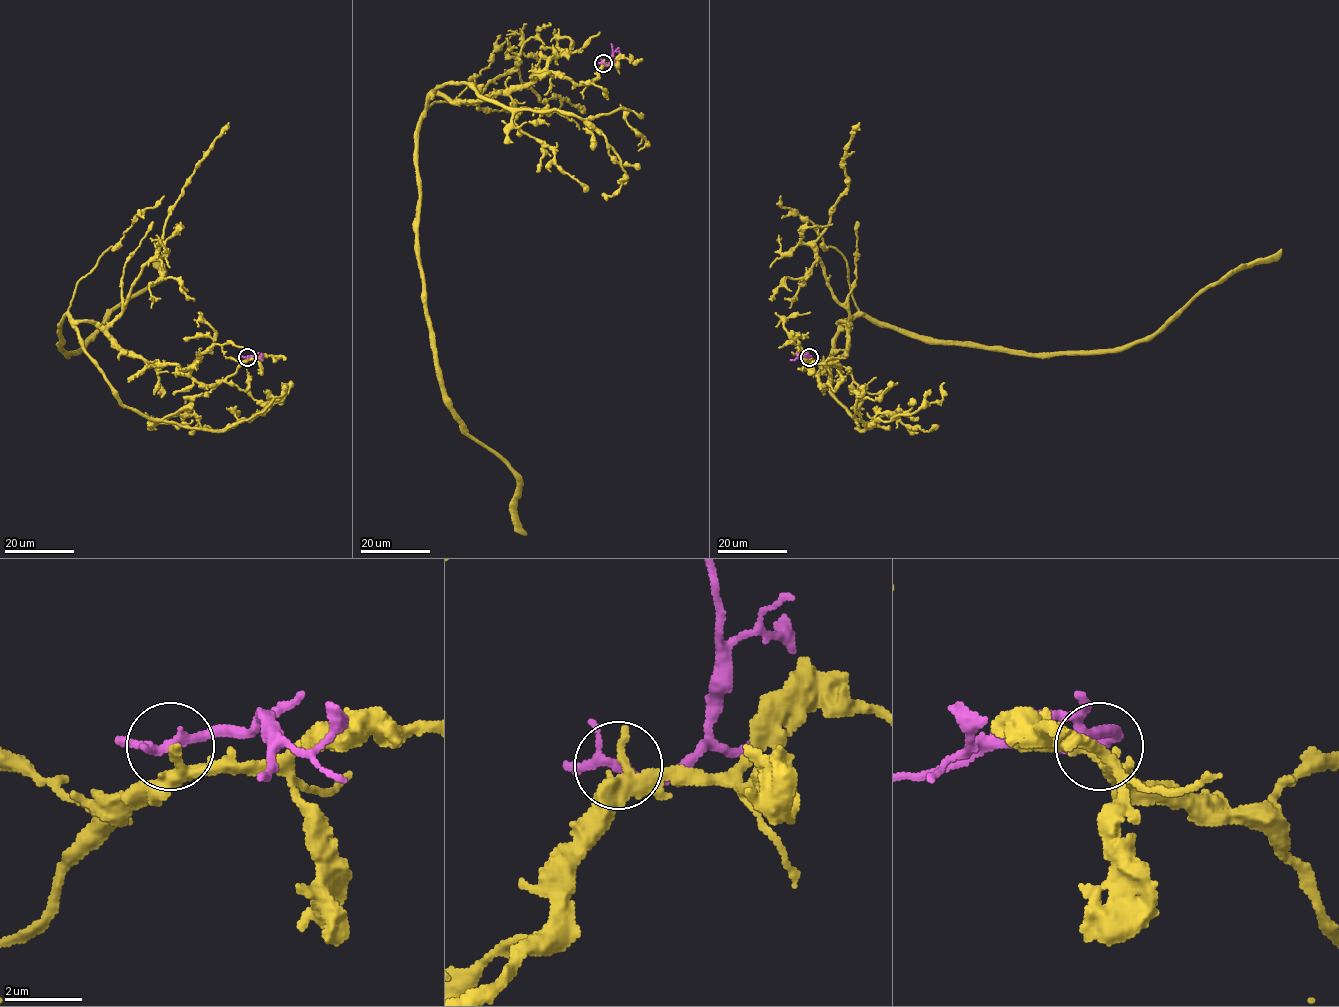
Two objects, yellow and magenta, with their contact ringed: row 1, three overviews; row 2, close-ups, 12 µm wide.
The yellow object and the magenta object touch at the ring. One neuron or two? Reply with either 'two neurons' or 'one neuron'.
two neurons

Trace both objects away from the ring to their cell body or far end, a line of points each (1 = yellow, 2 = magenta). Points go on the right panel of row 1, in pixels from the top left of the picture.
1: (808, 357), (825, 385), (841, 321), (863, 314), (949, 343), (1120, 348), (1281, 249)
2: (809, 357), (806, 355), (790, 360)

